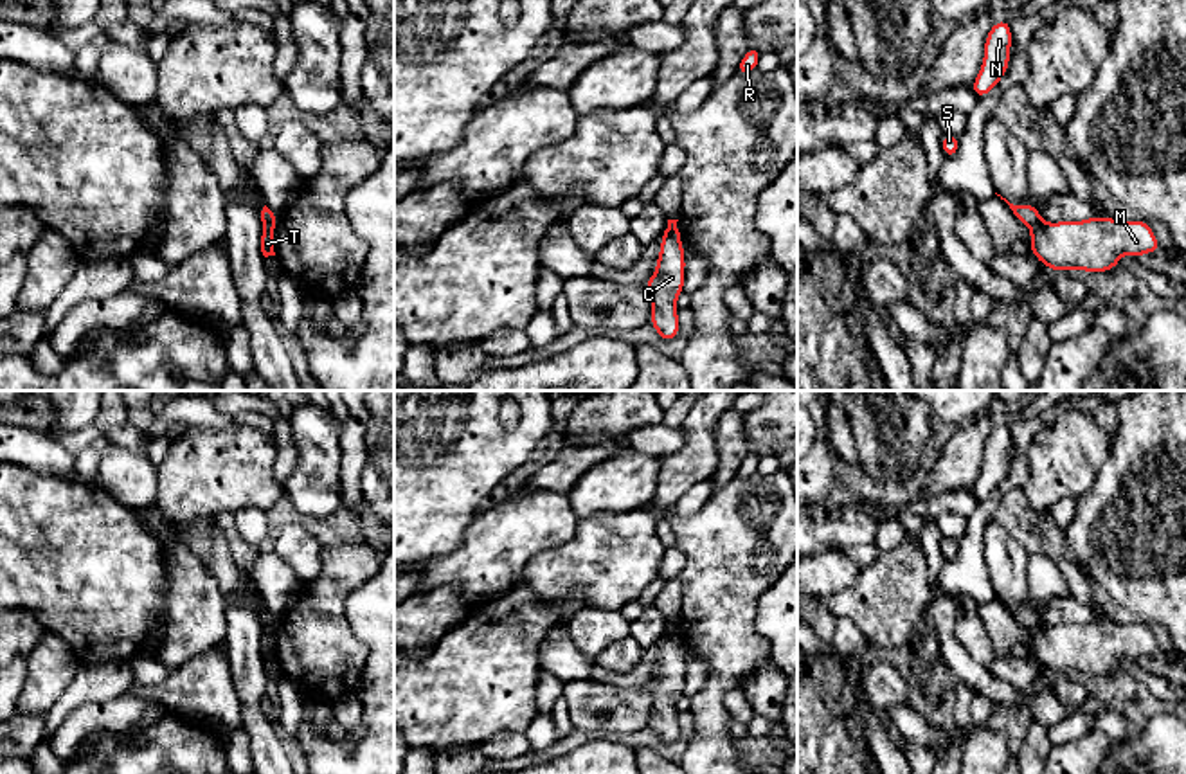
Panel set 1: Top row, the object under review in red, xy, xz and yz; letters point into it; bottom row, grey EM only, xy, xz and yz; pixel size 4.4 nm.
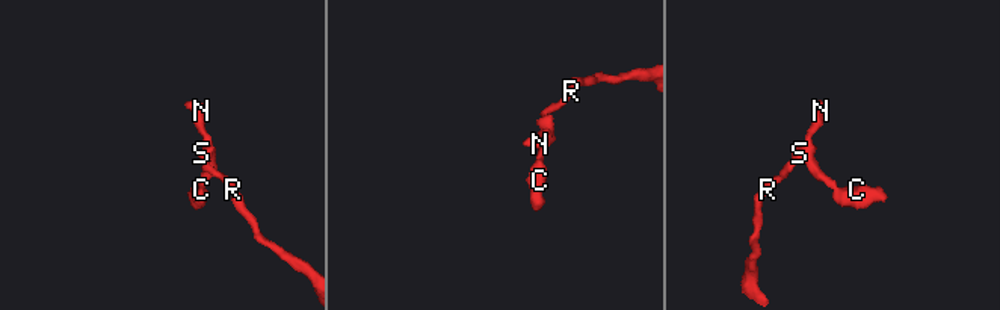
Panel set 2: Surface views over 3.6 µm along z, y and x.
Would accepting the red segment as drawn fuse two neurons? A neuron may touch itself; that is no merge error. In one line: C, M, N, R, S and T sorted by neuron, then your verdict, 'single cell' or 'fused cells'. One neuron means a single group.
groups C M T / N R S; fused cells

